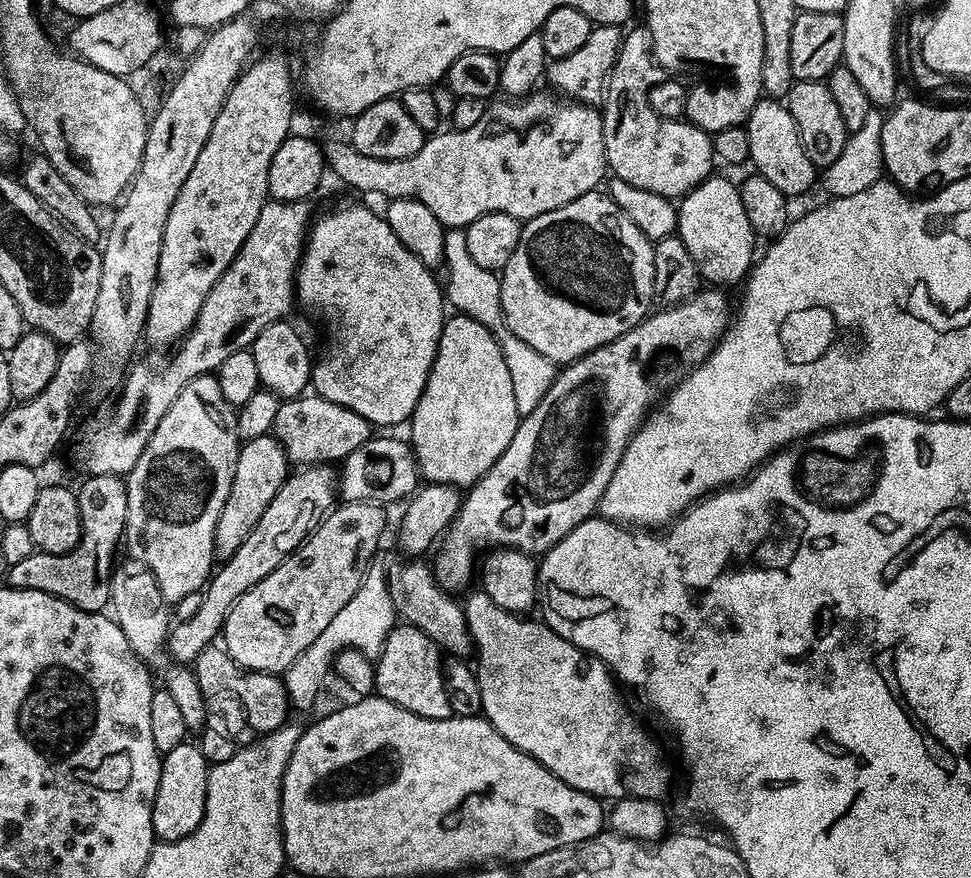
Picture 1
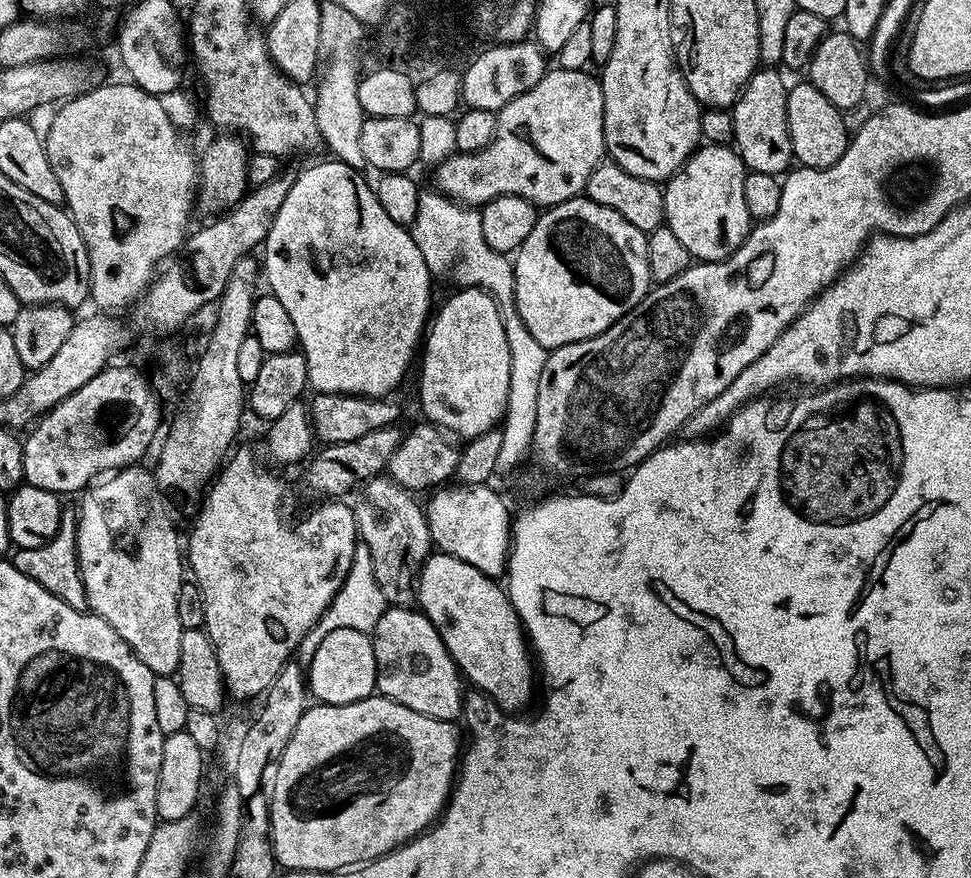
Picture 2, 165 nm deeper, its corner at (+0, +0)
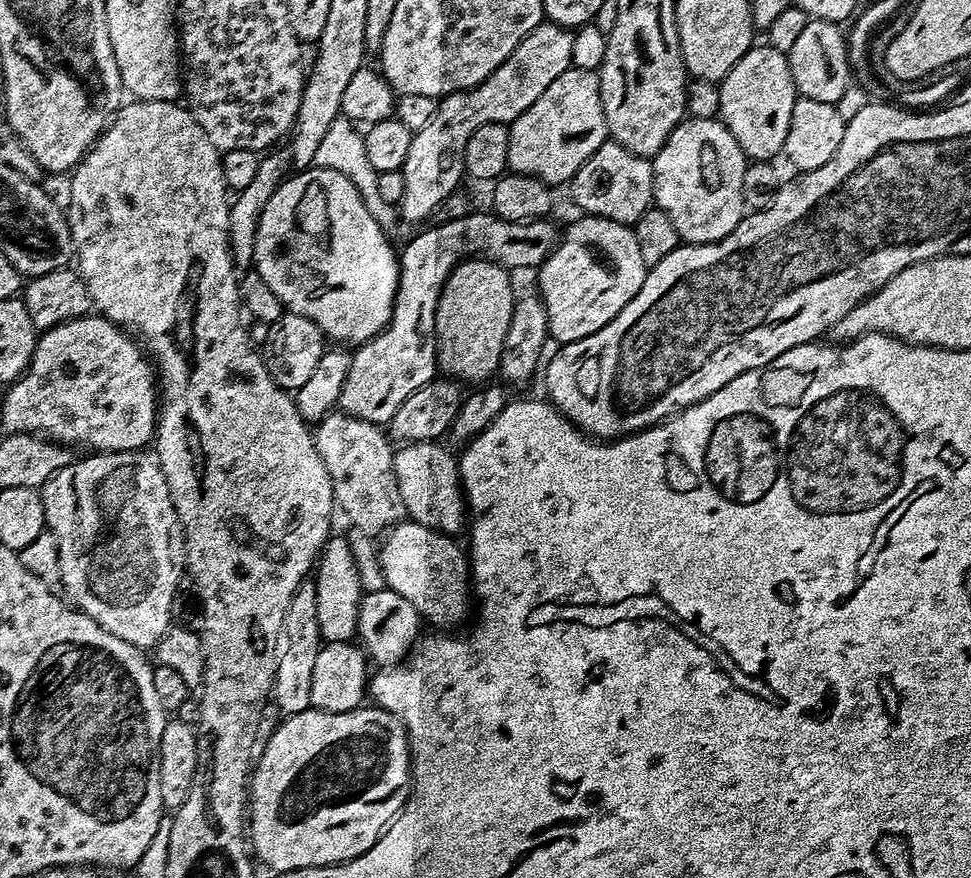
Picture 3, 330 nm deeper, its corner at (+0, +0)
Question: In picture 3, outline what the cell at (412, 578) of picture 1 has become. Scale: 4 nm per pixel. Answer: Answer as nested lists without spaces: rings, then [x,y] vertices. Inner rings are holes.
[[[334,410],[315,427],[314,439],[322,462],[326,462],[326,474],[332,479],[335,507],[352,519],[358,531],[368,536],[384,534],[405,519],[394,474],[394,448],[383,427]]]

